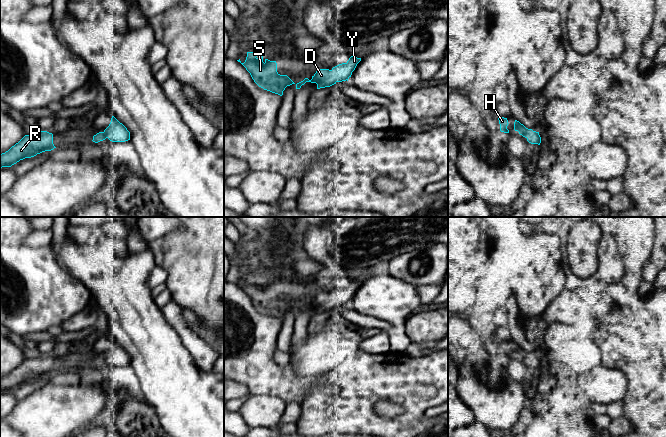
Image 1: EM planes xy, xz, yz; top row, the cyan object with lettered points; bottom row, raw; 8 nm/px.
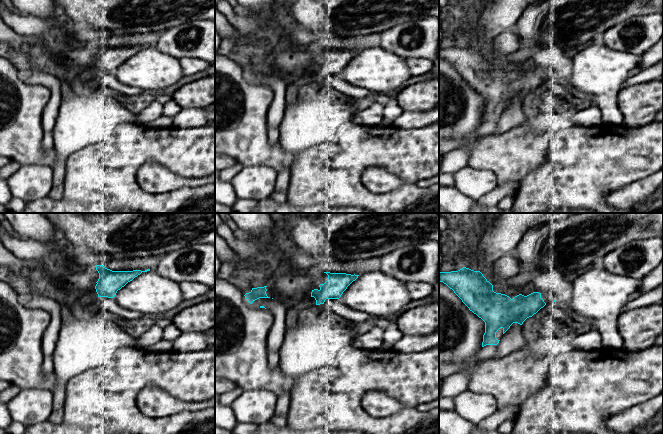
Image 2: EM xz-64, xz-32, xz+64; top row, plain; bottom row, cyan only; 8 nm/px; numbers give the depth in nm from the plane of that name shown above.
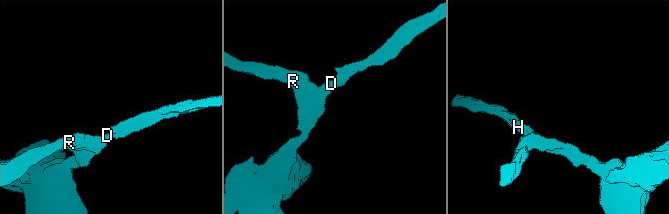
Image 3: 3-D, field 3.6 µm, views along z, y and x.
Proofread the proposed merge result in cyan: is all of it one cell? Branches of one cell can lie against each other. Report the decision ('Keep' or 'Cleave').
Keep

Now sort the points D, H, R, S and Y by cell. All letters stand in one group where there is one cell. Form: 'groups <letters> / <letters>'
groups D H R S Y

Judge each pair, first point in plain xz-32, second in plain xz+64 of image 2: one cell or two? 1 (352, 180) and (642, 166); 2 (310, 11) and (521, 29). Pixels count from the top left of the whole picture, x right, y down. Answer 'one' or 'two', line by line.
1: one
2: one

